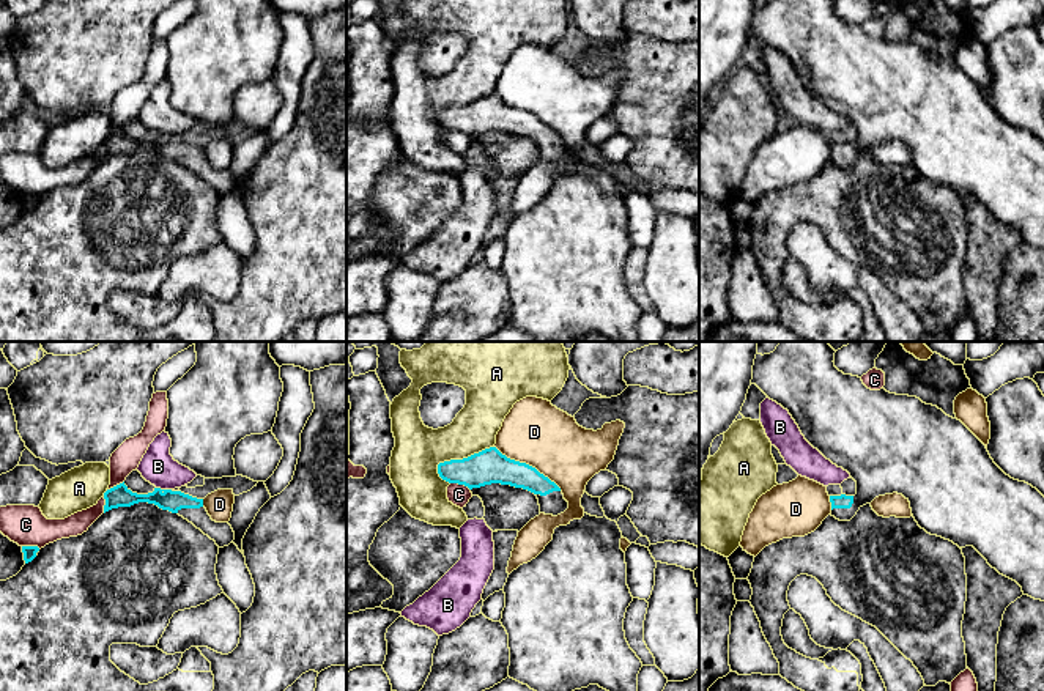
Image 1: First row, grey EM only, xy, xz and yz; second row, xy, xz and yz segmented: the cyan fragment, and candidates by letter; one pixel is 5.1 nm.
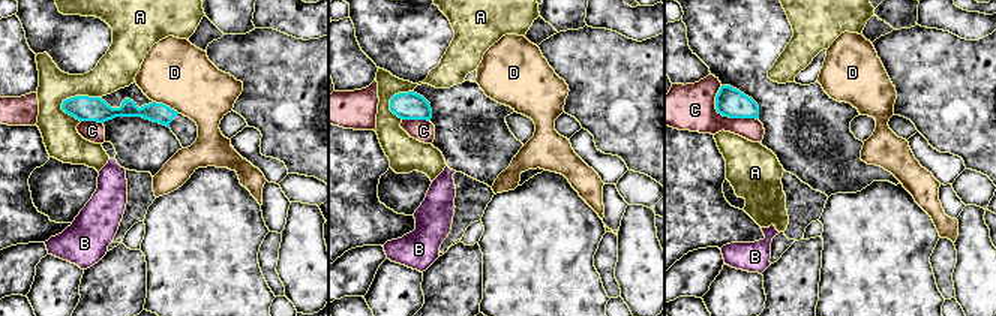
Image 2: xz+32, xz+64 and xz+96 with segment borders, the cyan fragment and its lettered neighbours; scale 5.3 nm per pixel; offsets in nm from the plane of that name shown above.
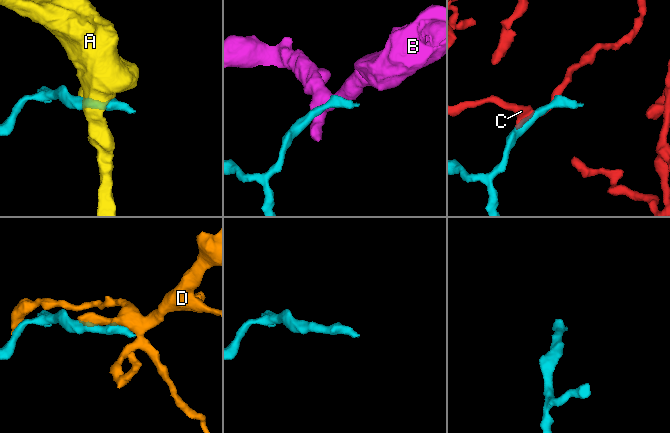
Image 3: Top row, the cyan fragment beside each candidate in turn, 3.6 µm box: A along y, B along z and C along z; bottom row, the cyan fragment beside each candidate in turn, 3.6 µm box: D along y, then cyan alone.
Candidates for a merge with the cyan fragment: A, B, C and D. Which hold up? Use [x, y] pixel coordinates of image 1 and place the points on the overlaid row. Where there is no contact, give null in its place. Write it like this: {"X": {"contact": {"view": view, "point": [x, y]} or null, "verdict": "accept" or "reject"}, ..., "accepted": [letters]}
{"A": {"contact": {"view": "xz", "point": [460, 460]}, "verdict": "reject"}, "B": {"contact": {"view": "xy", "point": [164, 490]}, "verdict": "reject"}, "C": {"contact": {"view": "xz", "point": [460, 484]}, "verdict": "reject"}, "D": {"contact": {"view": "xz", "point": [528, 465]}, "verdict": "reject"}, "accepted": []}

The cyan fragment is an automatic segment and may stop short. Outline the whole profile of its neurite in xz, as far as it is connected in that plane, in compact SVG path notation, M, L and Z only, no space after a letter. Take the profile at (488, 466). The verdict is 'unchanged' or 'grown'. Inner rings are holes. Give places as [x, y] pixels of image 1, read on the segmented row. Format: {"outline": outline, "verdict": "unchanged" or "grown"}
{"outline": "M496 447L485 449L463 460L438 464L438 474L449 483L469 490L491 483L510 485L534 493L540 513L557 516L568 508L561 488L535 467L507 458Z", "verdict": "grown"}

